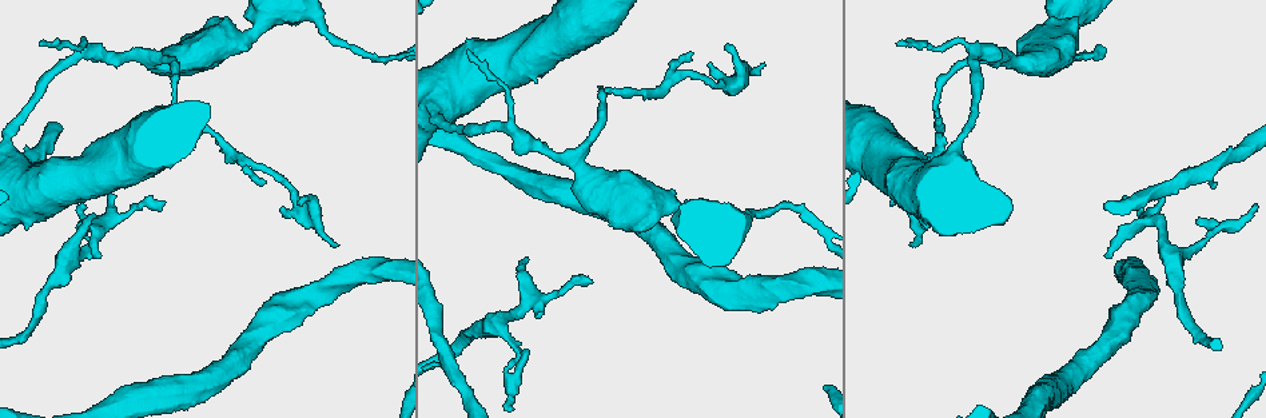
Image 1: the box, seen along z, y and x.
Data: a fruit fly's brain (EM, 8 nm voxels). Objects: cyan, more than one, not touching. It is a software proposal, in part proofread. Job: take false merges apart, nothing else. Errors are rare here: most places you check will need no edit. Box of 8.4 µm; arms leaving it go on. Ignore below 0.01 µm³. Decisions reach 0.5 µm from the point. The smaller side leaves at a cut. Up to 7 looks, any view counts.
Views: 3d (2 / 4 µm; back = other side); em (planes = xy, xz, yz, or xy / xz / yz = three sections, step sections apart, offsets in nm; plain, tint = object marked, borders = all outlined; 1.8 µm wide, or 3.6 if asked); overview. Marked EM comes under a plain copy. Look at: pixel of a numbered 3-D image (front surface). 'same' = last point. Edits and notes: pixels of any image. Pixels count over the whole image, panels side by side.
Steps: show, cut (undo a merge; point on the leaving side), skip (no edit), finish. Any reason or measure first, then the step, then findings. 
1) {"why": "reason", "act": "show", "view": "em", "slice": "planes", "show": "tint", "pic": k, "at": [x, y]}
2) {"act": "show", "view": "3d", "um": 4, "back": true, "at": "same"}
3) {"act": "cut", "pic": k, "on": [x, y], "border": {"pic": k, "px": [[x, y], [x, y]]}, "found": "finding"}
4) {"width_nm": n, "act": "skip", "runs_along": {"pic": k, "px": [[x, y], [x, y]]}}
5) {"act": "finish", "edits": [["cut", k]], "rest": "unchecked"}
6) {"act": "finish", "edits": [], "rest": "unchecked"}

{"why": "two arms in line, one across", "act": "show", "view": "3d", "um": 4, "pic": 1, "at": [1148, 220]}

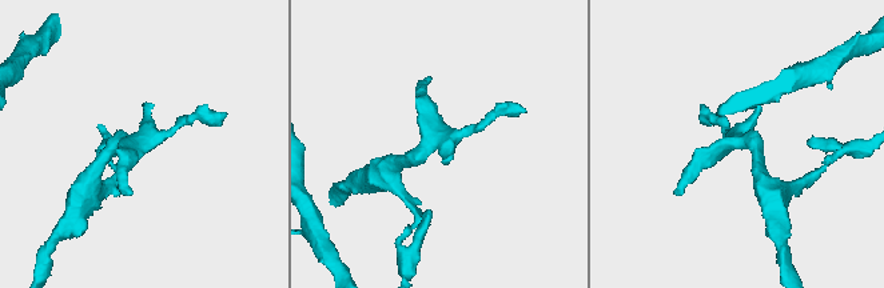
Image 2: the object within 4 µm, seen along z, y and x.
{"act": "show", "view": "em", "slice": "yz", "step": 4, "show": "tint", "pic": 2, "at": [735, 140]}

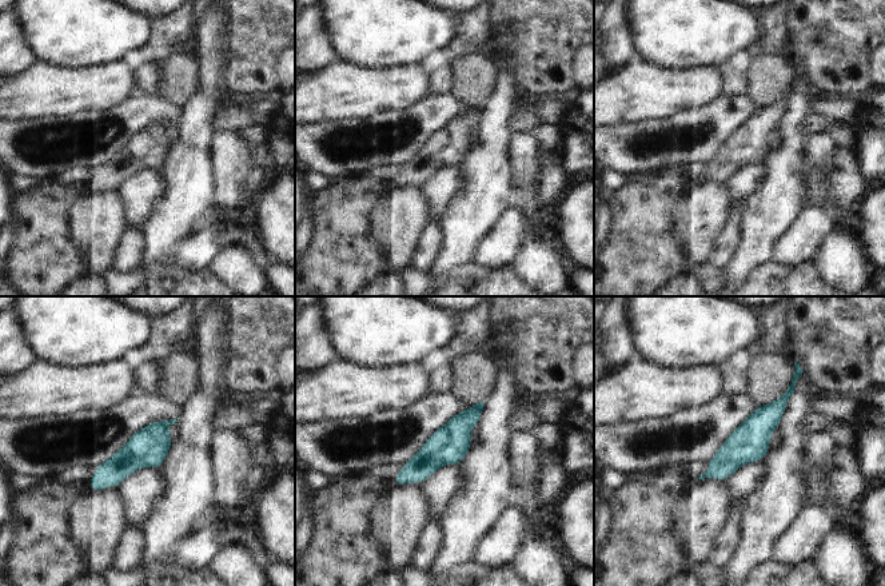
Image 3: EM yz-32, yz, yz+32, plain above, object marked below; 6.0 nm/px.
{"act": "skip", "found": "continuous, no second neuron"}

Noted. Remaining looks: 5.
{"why": "abrupt turn", "act": "show", "view": "em", "um": 3.6, "slice": "xz", "step": 16, "show": "tint", "pic": 1, "at": [305, 209]}

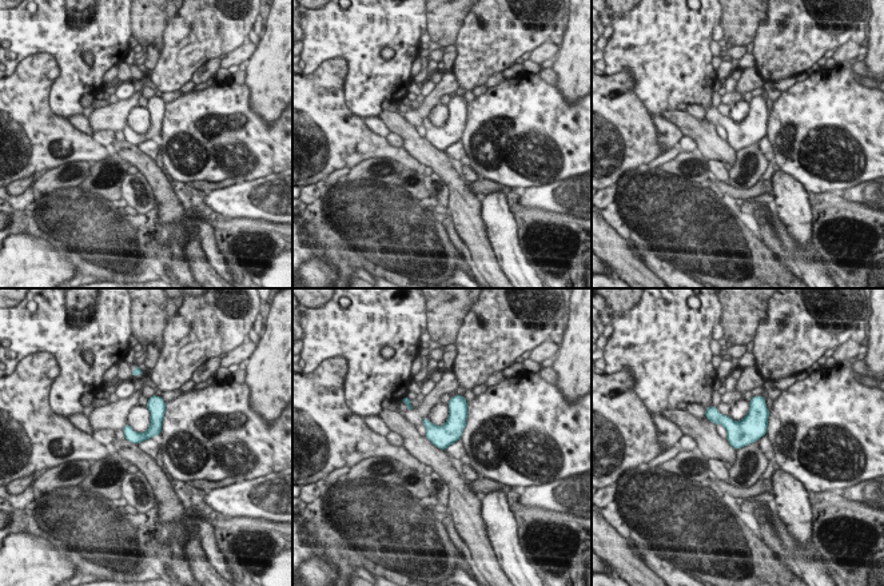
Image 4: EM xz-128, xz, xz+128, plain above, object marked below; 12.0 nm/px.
{"act": "skip", "found": "all the same neuron"}

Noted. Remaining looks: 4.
{"why": "three arms meet", "act": "show", "view": "3d", "um": 2, "pic": 1, "at": [510, 126]}

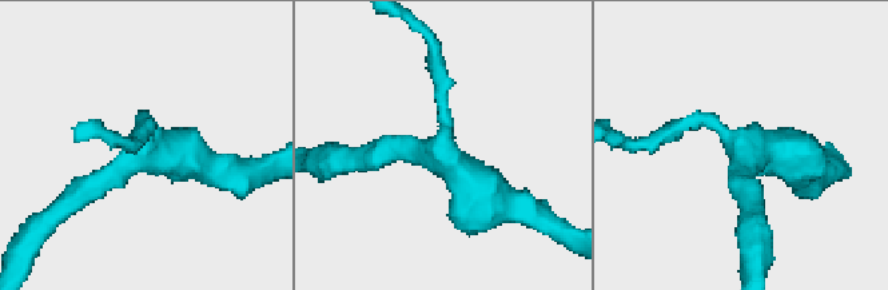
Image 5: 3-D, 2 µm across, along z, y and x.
{"arms": 3, "why": "now the EM", "act": "show", "view": "em", "slice": "xy", "step": 16, "show": "tint", "pic": 5, "at": [140, 156]}

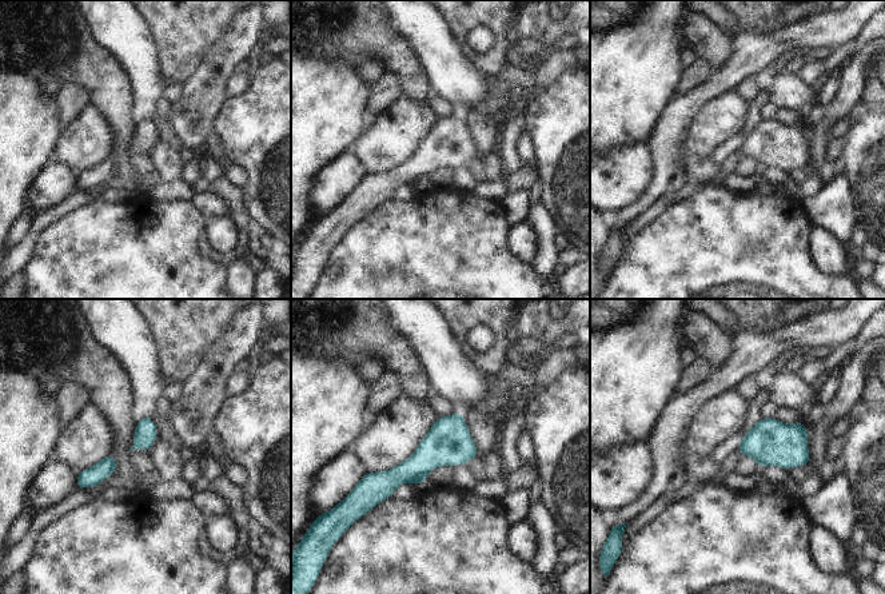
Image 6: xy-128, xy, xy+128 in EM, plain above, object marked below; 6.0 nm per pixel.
{"act": "show", "view": "em", "slice": "planes", "show": "tint", "at": "same"}

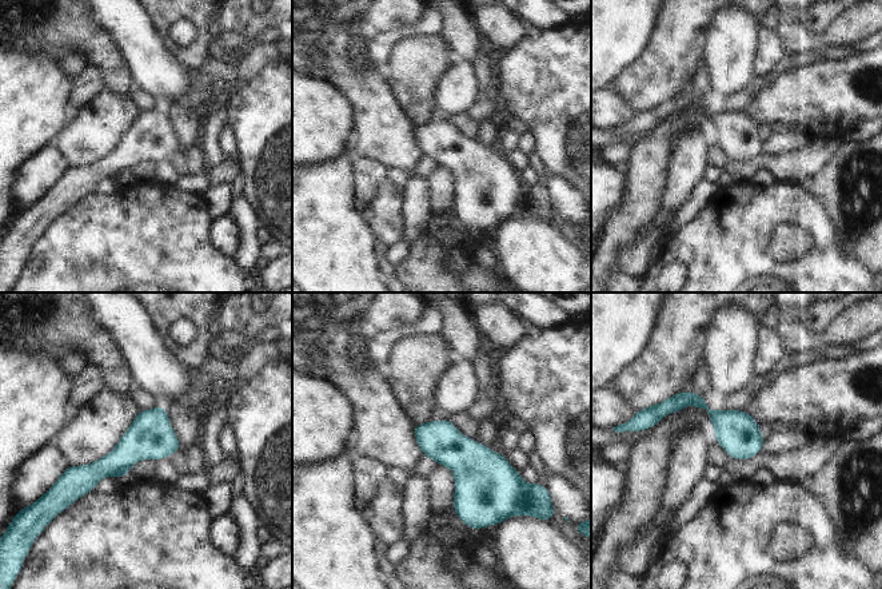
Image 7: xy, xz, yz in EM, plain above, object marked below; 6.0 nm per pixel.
{"width_nm": 240, "act": "skip", "runs_along": {"pic": 7, "px": [[163, 412], [112, 464], [75, 484]]}, "found": "one neuron here"}

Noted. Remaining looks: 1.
{"act": "finish", "edits": [], "rest": "unchecked"}

